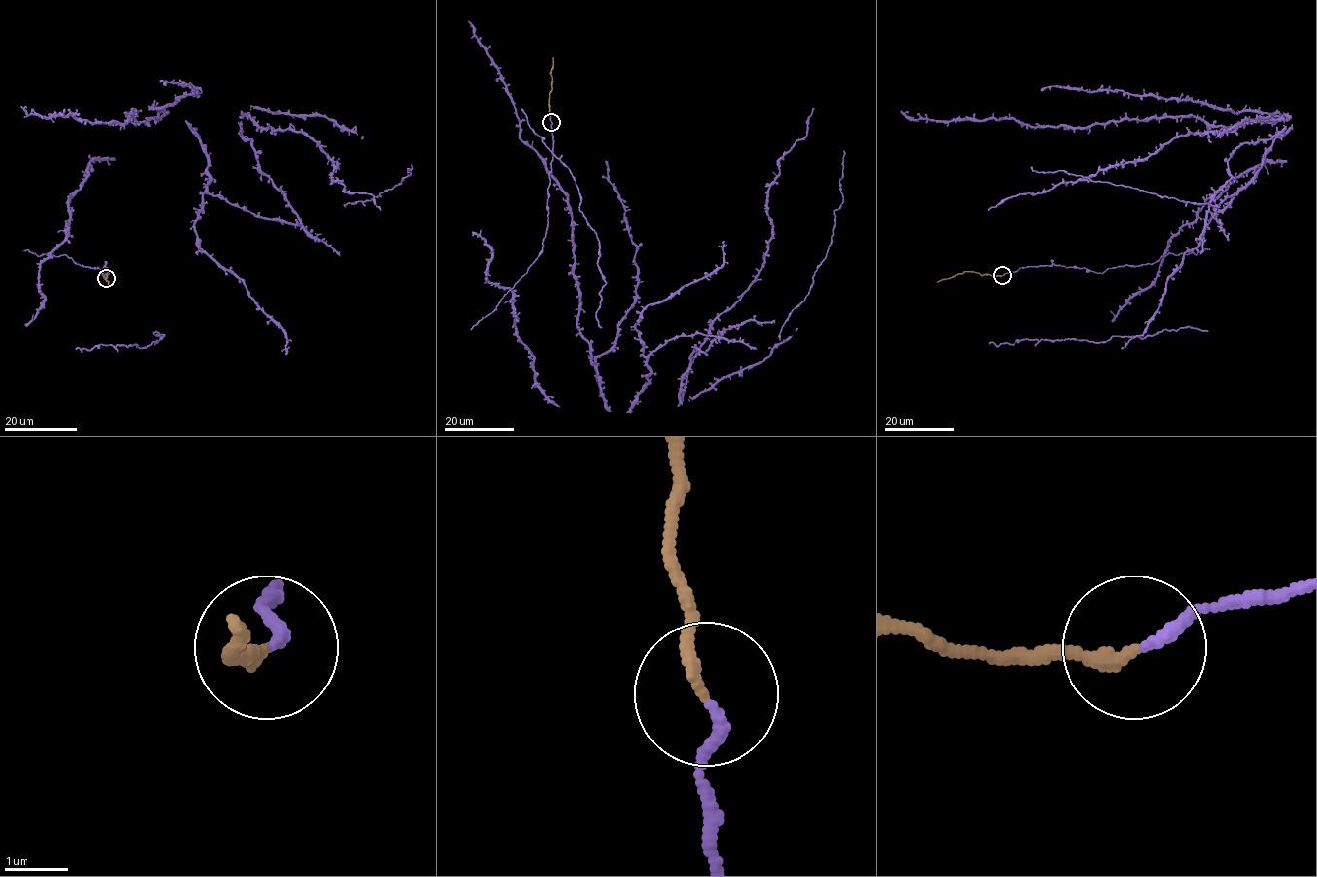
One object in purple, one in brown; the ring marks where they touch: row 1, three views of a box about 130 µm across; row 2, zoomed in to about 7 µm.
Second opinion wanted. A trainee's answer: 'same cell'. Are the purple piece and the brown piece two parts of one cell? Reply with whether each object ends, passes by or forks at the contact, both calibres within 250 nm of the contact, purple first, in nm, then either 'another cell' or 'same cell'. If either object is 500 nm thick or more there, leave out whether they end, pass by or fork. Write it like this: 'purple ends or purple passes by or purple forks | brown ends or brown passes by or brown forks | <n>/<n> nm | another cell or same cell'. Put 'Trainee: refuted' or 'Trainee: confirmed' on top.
Trainee: confirmed
purple ends | brown ends | 180/200 nm | same cell

